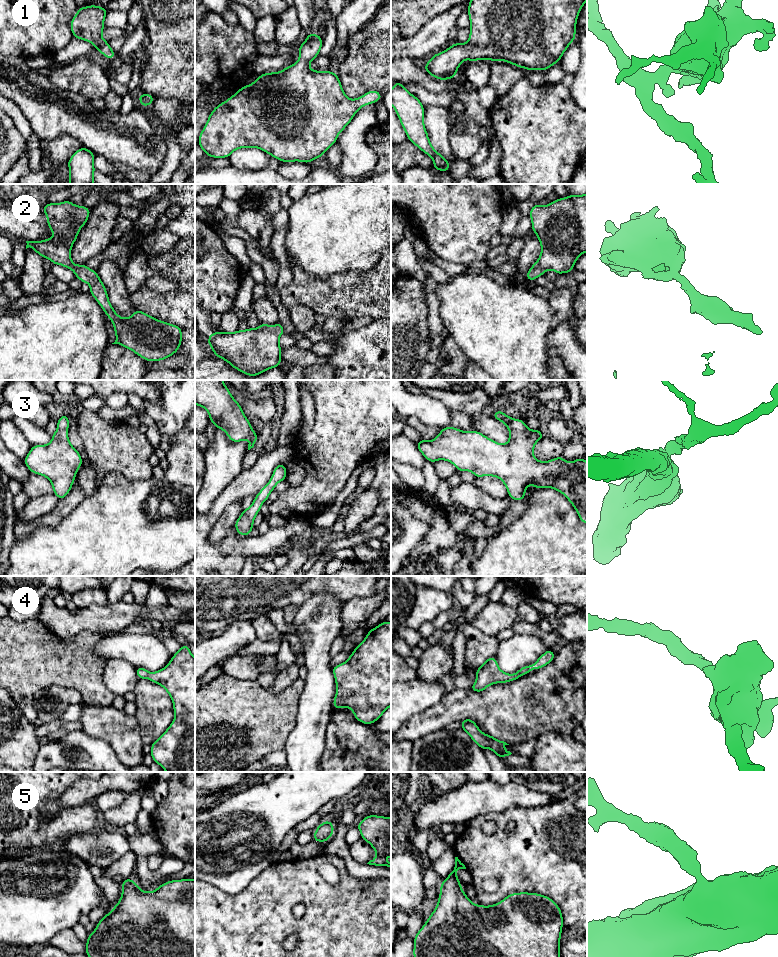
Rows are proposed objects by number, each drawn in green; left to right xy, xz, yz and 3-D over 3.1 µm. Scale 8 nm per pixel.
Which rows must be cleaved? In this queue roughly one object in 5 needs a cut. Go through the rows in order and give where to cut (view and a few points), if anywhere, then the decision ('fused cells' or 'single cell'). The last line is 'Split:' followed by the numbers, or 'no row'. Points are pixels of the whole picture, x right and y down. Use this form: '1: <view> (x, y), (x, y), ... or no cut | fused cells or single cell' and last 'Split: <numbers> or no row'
1: no cut | single cell
2: no cut | single cell
3: no cut | single cell
4: no cut | single cell
5: no cut | single cell
Split: no row

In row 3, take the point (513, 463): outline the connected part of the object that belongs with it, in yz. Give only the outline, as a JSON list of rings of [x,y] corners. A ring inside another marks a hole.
[[[501,410],[495,411],[491,417],[509,429],[509,441],[506,444],[500,444],[476,430],[462,431],[448,426],[441,428],[440,433],[431,441],[421,438],[416,448],[433,464],[437,460],[446,460],[459,472],[470,471],[476,478],[483,476],[499,478],[508,491],[508,497],[513,501],[524,500],[528,485],[533,485],[534,489],[555,489],[572,504],[580,521],[587,524],[587,461],[581,457],[567,462],[562,456],[549,461],[538,461],[534,457],[533,450],[536,443],[545,437],[539,429],[531,430],[522,419],[514,419]]]

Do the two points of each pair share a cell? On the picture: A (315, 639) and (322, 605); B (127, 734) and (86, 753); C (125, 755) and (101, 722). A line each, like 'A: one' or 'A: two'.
A: one
B: two
C: one

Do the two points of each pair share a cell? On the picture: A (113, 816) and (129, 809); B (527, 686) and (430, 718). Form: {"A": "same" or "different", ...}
{"A": "same", "B": "same"}

